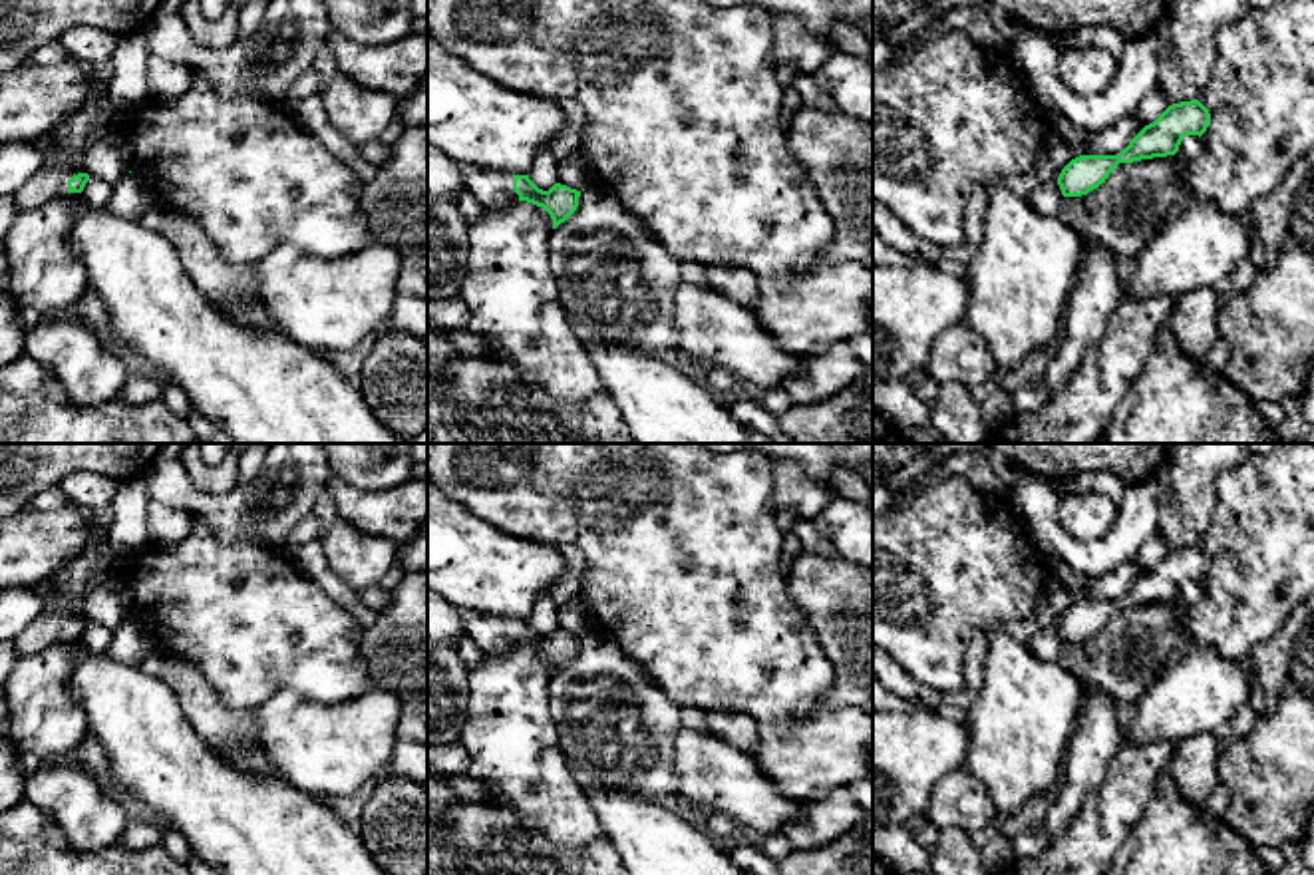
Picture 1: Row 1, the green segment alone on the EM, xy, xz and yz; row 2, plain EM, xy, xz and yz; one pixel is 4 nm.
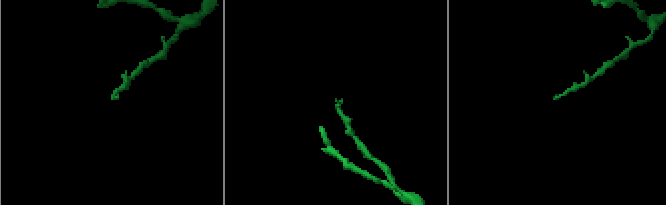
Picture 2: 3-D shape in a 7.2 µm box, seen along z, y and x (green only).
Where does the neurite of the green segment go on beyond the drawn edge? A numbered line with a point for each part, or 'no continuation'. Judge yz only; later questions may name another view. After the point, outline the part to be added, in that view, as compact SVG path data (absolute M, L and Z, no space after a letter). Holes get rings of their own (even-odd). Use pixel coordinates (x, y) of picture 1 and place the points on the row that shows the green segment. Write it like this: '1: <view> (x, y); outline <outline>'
no continuation

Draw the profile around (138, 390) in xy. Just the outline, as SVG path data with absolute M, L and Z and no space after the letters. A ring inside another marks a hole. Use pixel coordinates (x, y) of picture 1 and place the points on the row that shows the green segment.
M161 374L131 376L125 380L119 398L127 406L143 406L161 398L167 380Z

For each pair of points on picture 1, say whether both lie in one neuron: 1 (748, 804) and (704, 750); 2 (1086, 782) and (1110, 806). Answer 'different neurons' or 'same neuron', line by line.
1: same neuron
2: different neurons

